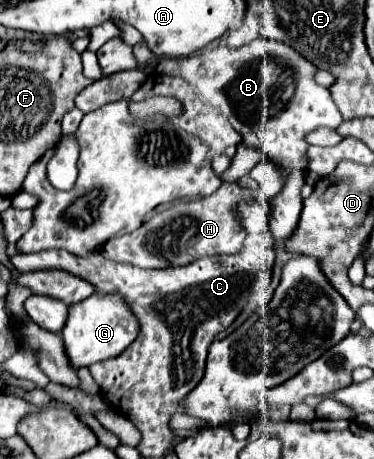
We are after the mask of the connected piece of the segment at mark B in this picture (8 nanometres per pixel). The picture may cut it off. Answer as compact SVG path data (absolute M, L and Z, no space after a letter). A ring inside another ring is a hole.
M255 39L239 49L219 45L191 57L163 57L157 65L157 73L175 77L181 75L187 83L197 87L209 105L227 113L231 125L241 133L245 147L259 149L263 157L271 159L283 171L283 189L269 203L269 229L273 235L291 235L303 209L301 187L305 185L307 177L309 149L305 137L319 127L337 129L343 123L343 115L333 103L329 89L317 85L311 77L315 73L315 65L279 41ZM283 79L295 79L293 97L285 103Z

